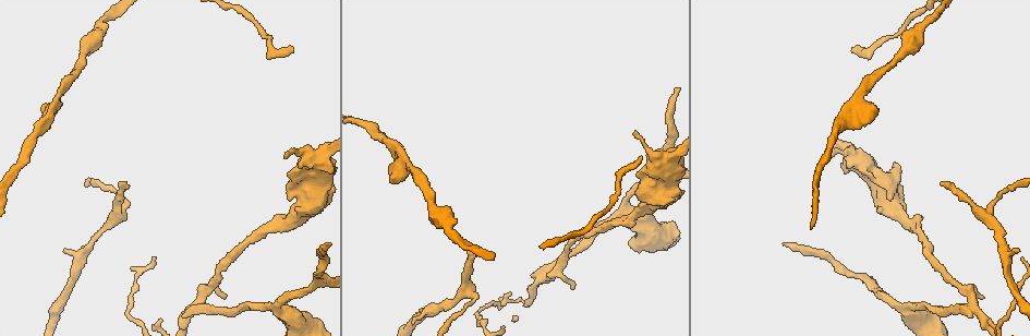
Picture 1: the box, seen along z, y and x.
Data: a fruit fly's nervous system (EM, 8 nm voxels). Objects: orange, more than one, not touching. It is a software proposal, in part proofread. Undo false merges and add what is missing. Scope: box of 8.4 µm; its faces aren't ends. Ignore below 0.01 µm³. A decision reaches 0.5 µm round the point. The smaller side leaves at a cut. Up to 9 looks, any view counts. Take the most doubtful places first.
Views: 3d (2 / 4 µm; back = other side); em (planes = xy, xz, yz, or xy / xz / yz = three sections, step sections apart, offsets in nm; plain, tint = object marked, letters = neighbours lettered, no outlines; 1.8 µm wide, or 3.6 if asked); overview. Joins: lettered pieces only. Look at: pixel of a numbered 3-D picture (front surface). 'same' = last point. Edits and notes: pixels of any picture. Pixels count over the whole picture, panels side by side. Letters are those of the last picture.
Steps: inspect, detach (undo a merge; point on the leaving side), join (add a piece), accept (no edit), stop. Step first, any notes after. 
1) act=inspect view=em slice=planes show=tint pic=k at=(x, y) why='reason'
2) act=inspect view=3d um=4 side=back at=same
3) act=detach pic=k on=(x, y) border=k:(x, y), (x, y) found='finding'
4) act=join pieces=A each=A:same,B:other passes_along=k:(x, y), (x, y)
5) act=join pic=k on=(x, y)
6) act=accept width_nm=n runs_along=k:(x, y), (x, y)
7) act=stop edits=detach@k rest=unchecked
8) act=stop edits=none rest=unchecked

act=inspect view=em slice=yz step=4 show=plain pic=1 at=(122, 183) why='an open end'

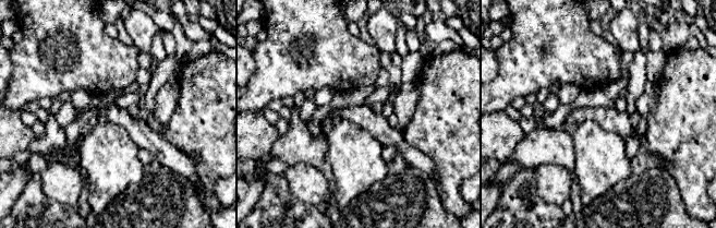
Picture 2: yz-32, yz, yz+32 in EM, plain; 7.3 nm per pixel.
act=inspect view=em slice=yz step=4 show=tint at=same why='with the object marked'

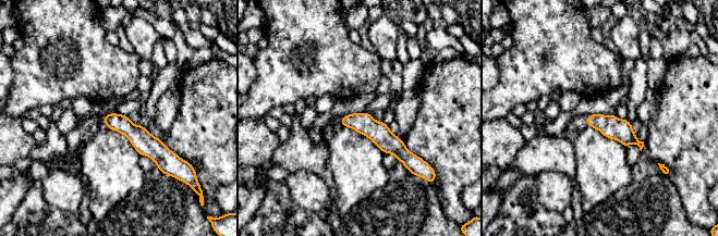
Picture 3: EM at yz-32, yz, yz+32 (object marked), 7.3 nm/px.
act=inspect view=em slice=yz step=4 show=letters at=same

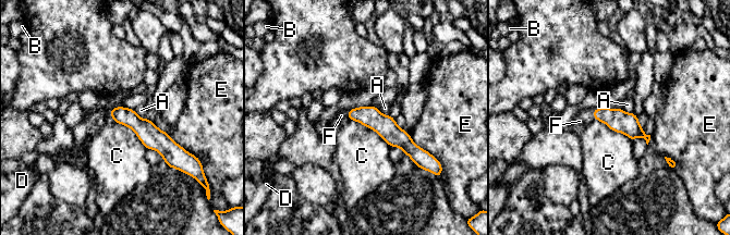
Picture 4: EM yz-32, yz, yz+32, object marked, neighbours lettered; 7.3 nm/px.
act=join pieces=F each=A:other,B:other,C:other,D:other,E:other,F:same passes_along=4:(617, 120), (593, 114), (584, 116) found='it goes on there'

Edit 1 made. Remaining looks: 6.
act=inspect view=overview

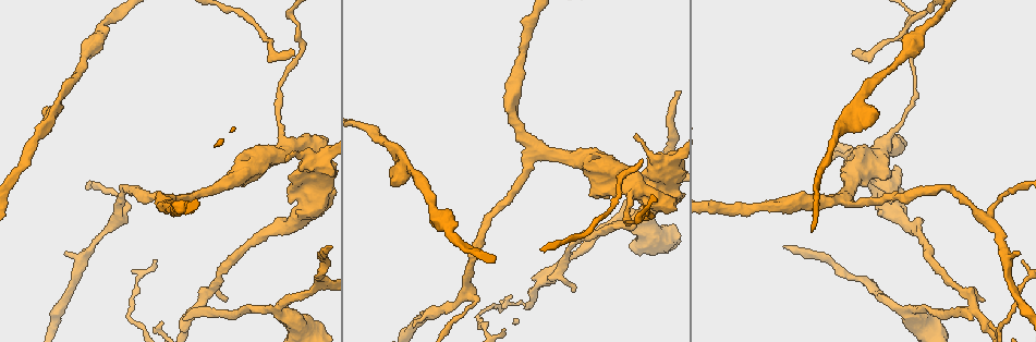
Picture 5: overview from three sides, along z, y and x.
act=inspect view=3d um=2 pic=5 at=(83, 54) why='sudden change in width'

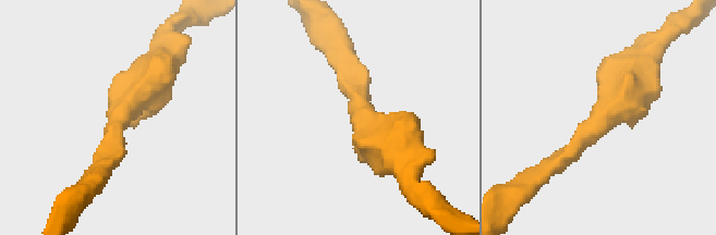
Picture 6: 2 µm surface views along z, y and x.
act=inspect view=em slice=xy step=16 show=letters pic=6 at=(362, 114) arm_widths_nm=190,200 why='now the EM'

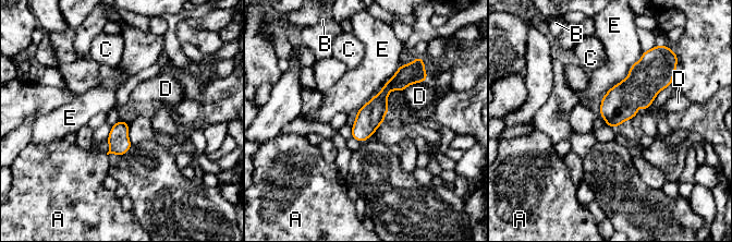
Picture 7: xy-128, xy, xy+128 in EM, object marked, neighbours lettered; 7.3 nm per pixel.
act=accept longest_contact=E:460nm each=A:other,B:other,C:other,D:other,E:other border=7:(643, 53), (629, 74), (601, 98) found='continuous, no second neuron'

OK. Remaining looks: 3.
act=inspect view=3d um=2 pic=5 at=(279, 150) why='small branch off a trunk'

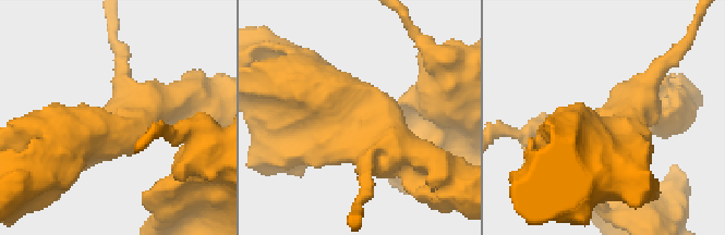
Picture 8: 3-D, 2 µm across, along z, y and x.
act=inspect view=em um=3.6 slice=planes show=plain pic=8 at=(114, 125) arms=3

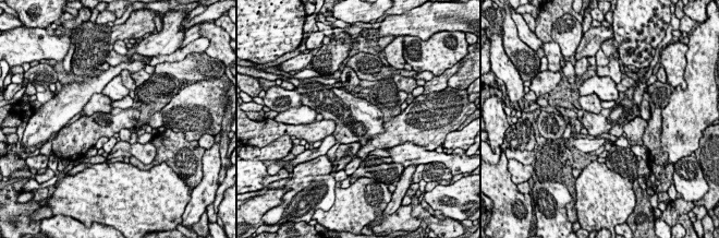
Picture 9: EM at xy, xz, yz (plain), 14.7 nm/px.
act=inspect view=em um=3.6 slice=planes show=letters at=same why='what lies round it'

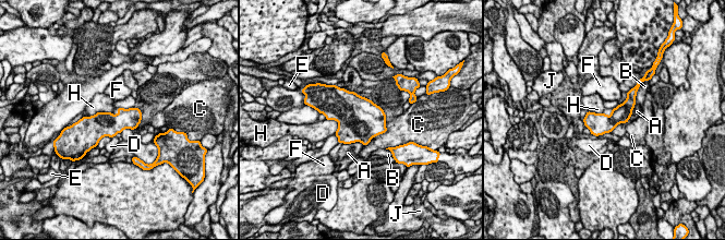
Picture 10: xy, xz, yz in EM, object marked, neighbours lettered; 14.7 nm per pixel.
act=accept width_nm=320 each=A:other,B:other,C:other,D:other,E:other,F:other,H:other,J:other found='all the same neuron'

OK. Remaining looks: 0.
act=stop edits=join@4 rest=unchecked

